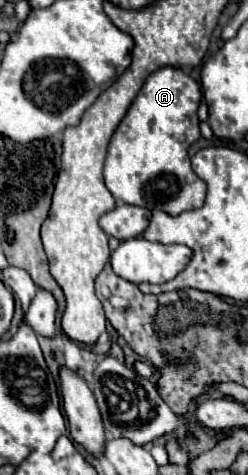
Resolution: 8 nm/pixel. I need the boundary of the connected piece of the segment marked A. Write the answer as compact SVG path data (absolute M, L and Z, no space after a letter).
M162 67L146 79L144 87L138 93L138 99L130 105L124 121L118 125L118 131L114 131L114 137L108 147L108 157L104 165L104 181L110 193L118 201L148 207L148 209L160 209L170 215L198 209L204 203L208 187L192 171L190 159L188 159L188 147L200 139L200 127L198 127L200 121L196 115L200 99L202 99L200 85L178 67Z

